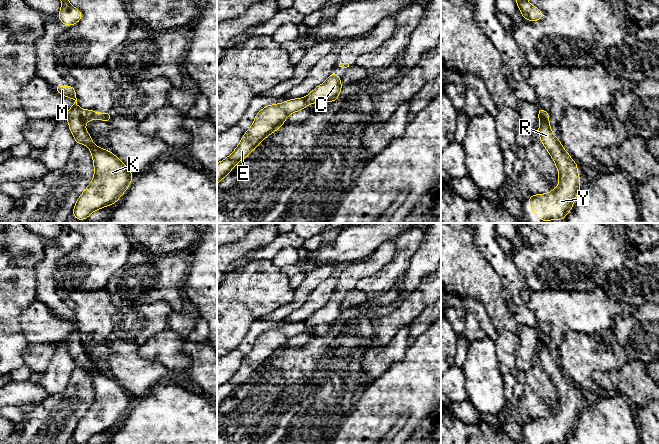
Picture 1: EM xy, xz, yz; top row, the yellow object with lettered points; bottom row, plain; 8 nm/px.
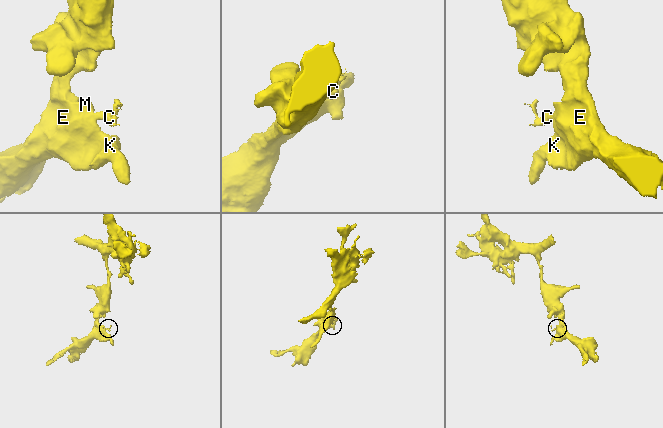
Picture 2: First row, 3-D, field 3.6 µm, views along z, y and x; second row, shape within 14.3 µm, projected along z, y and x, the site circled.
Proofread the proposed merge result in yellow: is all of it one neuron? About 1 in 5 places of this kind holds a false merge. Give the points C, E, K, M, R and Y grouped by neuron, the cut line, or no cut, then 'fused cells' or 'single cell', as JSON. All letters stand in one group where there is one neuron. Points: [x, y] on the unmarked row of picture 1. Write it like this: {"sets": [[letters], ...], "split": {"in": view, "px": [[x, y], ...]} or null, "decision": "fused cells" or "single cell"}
{"sets": [["C"], ["E", "K", "M", "R", "Y"]], "split": {"in": "xy", "px": [[79, 333], [81, 343], [84, 346]]}, "decision": "fused cells"}

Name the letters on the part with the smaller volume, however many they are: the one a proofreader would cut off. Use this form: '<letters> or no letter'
C

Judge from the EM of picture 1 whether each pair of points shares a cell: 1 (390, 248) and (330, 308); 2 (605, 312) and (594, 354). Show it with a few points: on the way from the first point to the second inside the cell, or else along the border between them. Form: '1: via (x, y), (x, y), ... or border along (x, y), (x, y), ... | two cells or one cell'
1: via (373, 264), (360, 270), (341, 291) | one cell
2: border along (575, 331), (598, 333) | two cells

